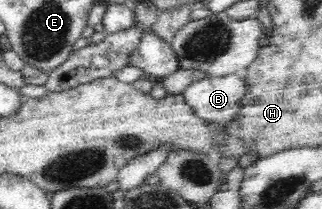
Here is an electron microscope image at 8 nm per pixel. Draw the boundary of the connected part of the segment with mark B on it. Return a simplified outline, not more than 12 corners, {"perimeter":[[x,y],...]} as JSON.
{"perimeter":[[243,72],[200,78],[183,99],[223,130],[246,93]]}

